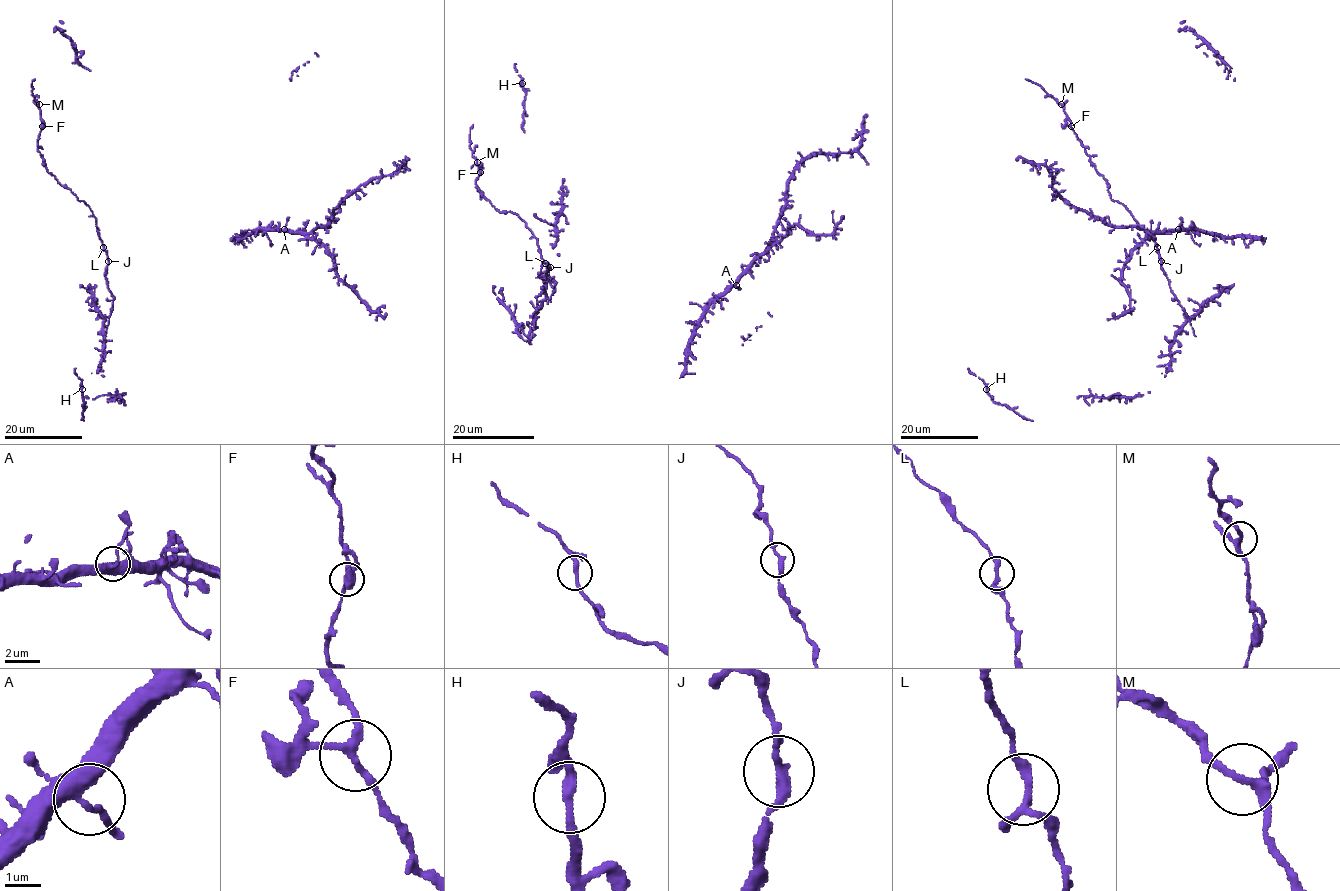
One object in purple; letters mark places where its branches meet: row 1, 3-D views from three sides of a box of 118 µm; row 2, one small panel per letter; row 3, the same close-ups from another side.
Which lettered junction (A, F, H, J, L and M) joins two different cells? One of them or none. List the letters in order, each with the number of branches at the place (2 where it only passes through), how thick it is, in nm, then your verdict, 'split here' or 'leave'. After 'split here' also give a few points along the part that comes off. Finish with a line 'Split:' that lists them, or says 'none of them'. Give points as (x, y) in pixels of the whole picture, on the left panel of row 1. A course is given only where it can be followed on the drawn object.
A: 3 branches meet; 280 nm thick; leave
F: 3 branches meet; 200 nm thick; leave
H: 2 branches meet; 240 nm thick; leave
J: 2 branches meet; 240 nm thick; leave
L: 3 branches meet; 200 nm thick; leave
M: 3 branches meet; 220 nm thick; leave
Split: none of them

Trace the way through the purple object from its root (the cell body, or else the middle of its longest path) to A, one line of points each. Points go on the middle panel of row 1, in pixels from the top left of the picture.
A: (690, 302), (705, 307), (736, 285)

